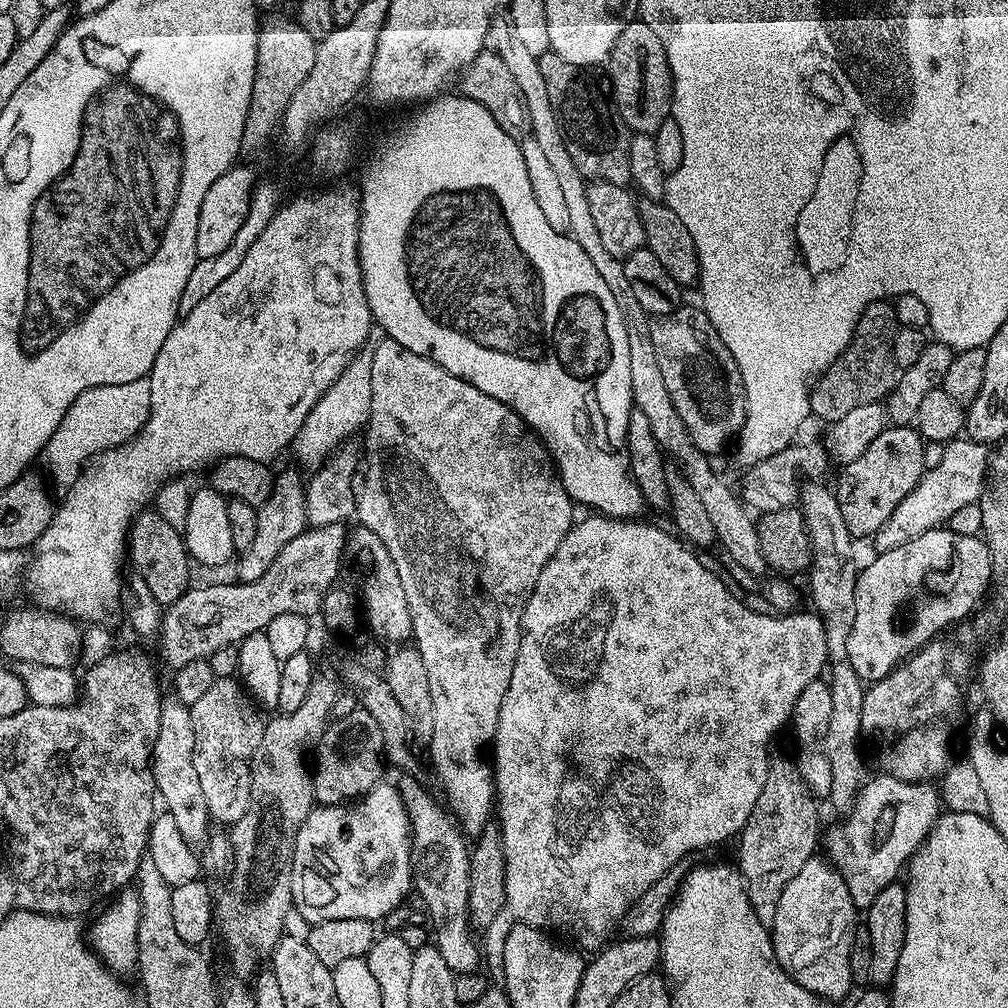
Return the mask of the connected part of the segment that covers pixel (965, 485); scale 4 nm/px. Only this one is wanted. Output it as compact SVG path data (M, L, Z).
M957 438L948 441L944 448L942 462L925 471L918 486L914 486L914 490L910 490L910 494L906 494L906 498L898 502L898 510L894 510L894 514L876 532L874 543L877 553L894 550L894 546L903 546L910 542L910 538L926 534L926 530L947 525L950 514L962 510L962 506L970 506L979 501L984 476L988 473L989 445L967 438Z

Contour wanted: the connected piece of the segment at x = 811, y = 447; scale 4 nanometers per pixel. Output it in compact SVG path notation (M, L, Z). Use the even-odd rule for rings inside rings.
M793 442L778 454L774 454L762 462L743 469L744 477L740 480L740 488L738 484L738 492L749 509L763 514L765 512L773 512L774 510L793 507L800 499L800 490L802 487L800 475L808 476L804 478L816 482L823 477L820 475L822 475L827 468L830 468L828 451L825 450L823 443L800 443L801 442Z

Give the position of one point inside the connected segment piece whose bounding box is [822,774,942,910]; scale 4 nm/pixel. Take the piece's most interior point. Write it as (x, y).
(886, 825)

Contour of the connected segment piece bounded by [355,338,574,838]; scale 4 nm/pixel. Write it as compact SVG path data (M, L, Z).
M380 338L372 348L370 414L362 432L363 436L362 479L356 486L355 519L363 527L374 530L378 538L382 538L386 550L390 550L390 558L394 558L394 566L398 566L402 590L406 590L406 602L410 602L412 640L414 647L422 654L422 666L426 666L426 679L430 682L430 698L434 701L434 734L426 745L426 752L432 755L432 764L440 775L445 794L448 795L446 804L455 823L469 837L476 838L494 814L496 782L493 765L486 753L496 739L498 710L502 710L502 698L506 698L510 674L514 674L514 662L520 649L520 623L524 607L538 582L538 574L542 574L542 566L546 566L554 550L562 546L562 538L566 538L566 534L572 529L571 512L574 502L564 489L564 483L560 481L544 441L513 408L498 402L498 398L490 398L490 394L482 394L478 386L450 374L450 370L430 362L430 358L422 358L414 354L414 350L406 350L406 346L398 346L398 342L387 338Z

